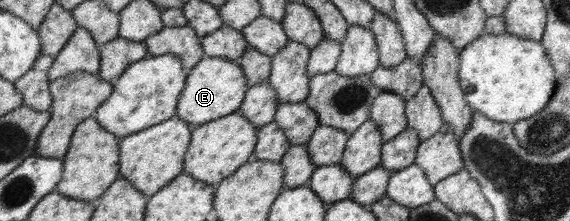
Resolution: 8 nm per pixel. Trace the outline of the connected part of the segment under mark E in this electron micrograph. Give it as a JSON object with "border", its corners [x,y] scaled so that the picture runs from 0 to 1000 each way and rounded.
{"border":[[[360,253],[328,335],[323,403],[311,457],[307,525],[342,575],[412,511],[437,389],[428,317],[414,276]]]}

